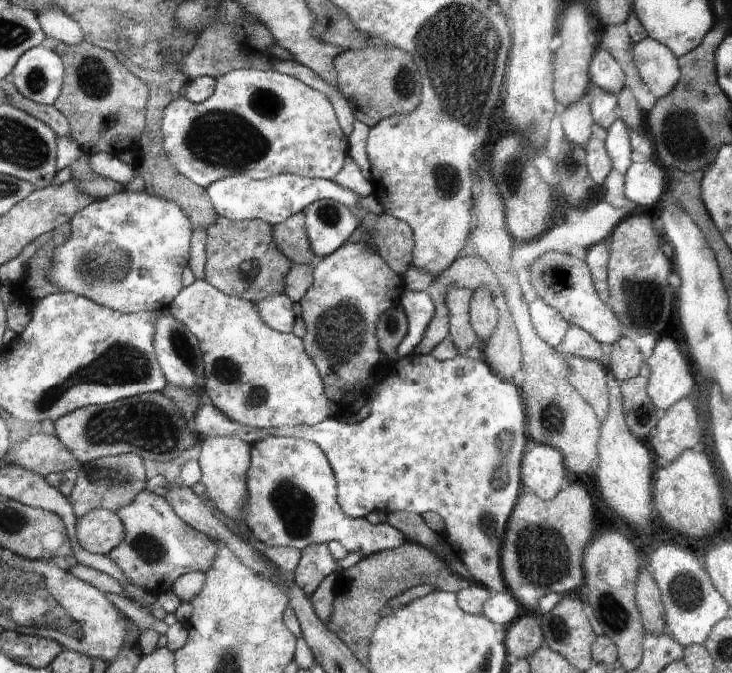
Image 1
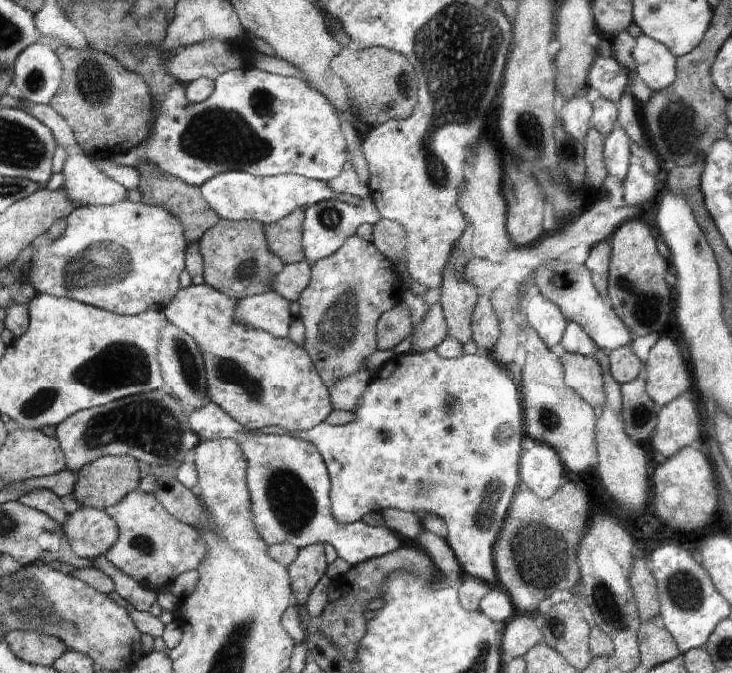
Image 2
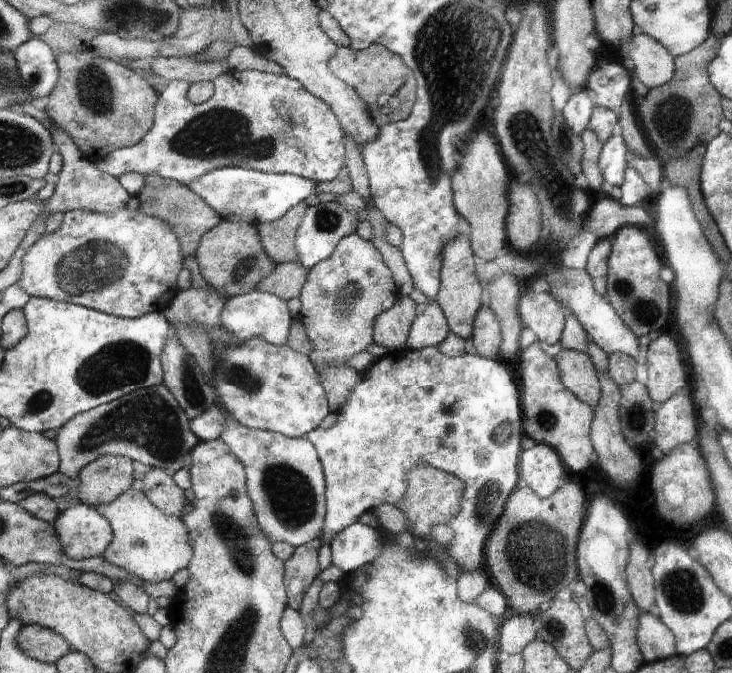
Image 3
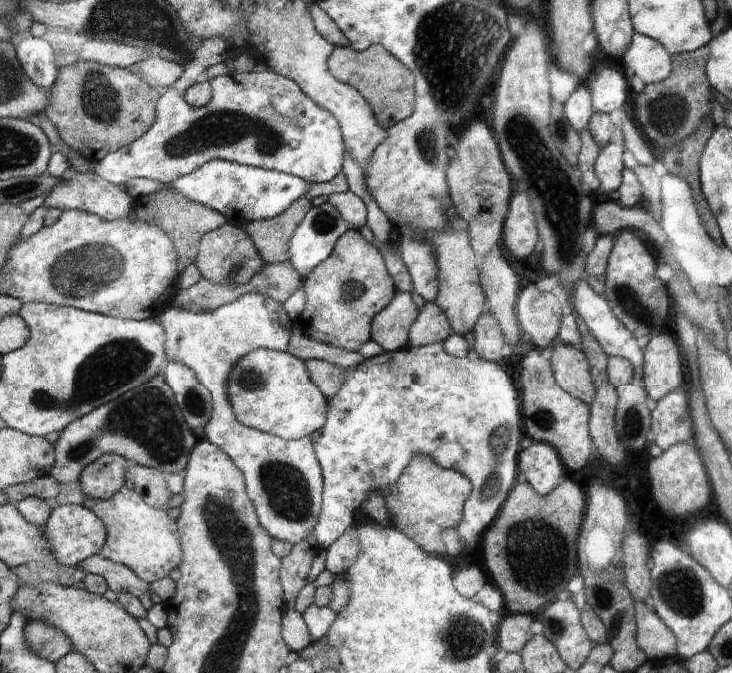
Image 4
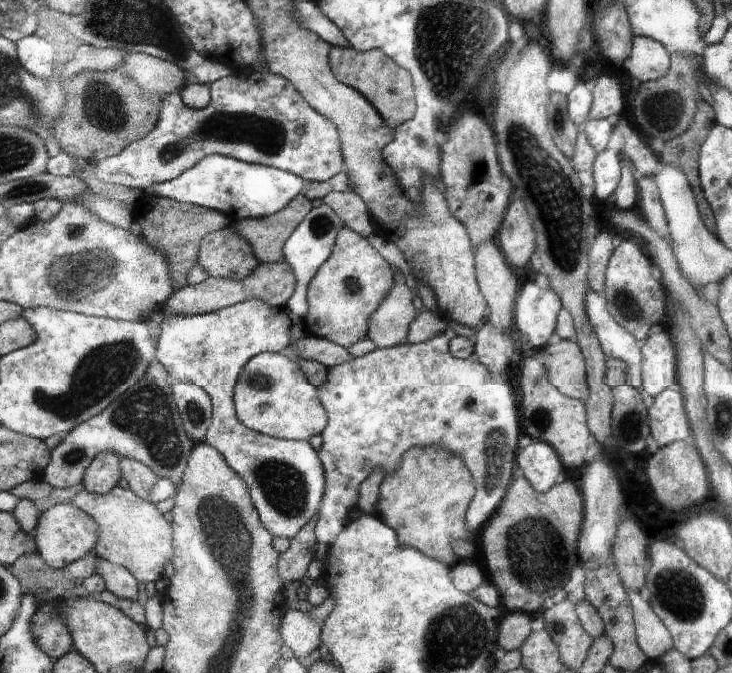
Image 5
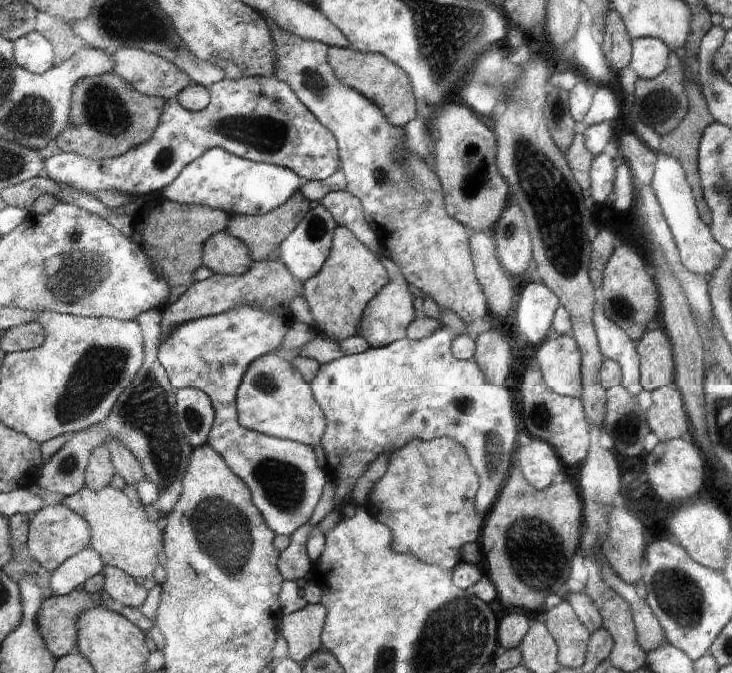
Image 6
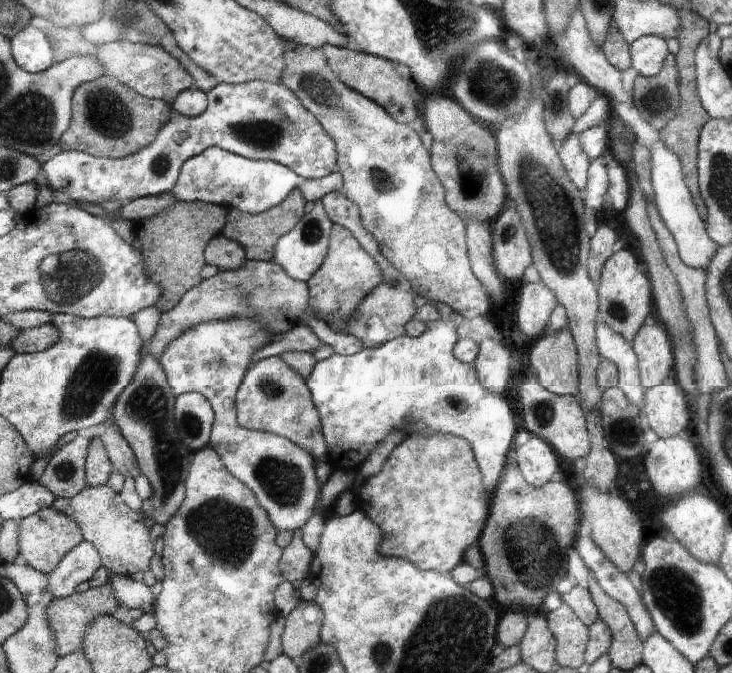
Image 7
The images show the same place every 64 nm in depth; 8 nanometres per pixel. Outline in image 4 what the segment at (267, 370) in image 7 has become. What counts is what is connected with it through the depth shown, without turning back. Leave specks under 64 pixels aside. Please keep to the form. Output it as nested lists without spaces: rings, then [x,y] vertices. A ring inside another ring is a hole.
[[[258,348],[246,356],[231,372],[228,395],[236,418],[247,428],[254,428],[284,439],[314,436],[327,422],[328,399],[314,384],[302,361],[287,351]]]

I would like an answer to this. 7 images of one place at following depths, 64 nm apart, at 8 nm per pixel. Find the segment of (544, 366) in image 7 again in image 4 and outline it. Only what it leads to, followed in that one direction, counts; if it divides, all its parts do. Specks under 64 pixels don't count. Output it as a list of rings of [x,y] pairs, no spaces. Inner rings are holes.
[[[555,344],[550,360],[552,368],[556,368],[556,380],[560,380],[560,384],[564,384],[564,388],[568,388],[578,400],[592,404],[596,388],[583,350],[570,344]]]

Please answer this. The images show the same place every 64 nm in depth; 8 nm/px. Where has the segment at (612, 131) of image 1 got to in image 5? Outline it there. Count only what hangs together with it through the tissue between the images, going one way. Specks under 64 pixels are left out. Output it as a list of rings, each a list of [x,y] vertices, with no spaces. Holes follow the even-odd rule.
[[[605,149],[598,153],[593,163],[593,182],[596,183],[594,198],[608,198],[621,178],[620,153]]]

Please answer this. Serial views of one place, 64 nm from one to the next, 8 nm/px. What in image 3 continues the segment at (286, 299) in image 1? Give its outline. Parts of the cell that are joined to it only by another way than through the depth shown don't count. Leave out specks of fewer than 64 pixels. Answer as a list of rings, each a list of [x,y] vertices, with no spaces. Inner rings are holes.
[[[252,291],[234,298],[227,298],[227,306],[224,307],[224,312],[220,312],[220,324],[224,324],[224,330],[238,344],[260,336],[268,340],[268,344],[284,346],[287,344],[287,336],[290,334],[293,322],[287,301],[268,292]]]

